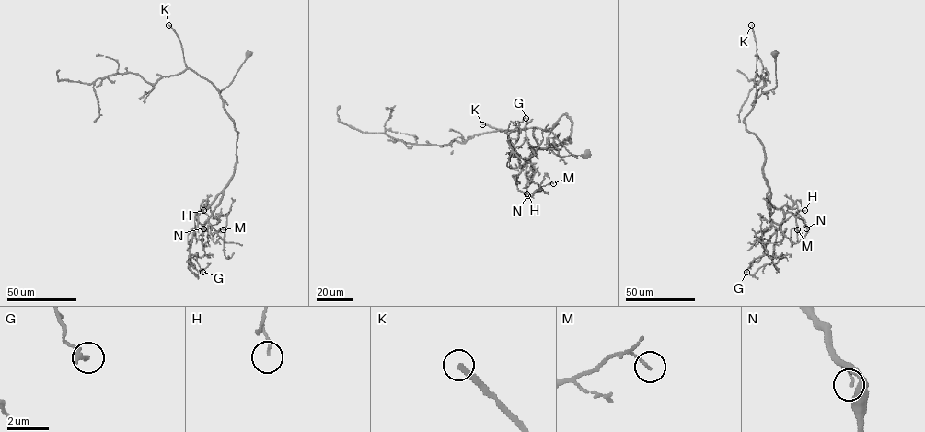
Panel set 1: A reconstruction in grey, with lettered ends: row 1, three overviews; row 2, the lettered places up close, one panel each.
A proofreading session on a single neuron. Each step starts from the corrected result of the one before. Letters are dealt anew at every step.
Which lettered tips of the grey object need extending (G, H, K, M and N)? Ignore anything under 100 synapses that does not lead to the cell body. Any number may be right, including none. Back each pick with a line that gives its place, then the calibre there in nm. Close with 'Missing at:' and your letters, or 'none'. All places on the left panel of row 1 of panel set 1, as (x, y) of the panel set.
K: (168, 25) | 220 nm
Missing at: K

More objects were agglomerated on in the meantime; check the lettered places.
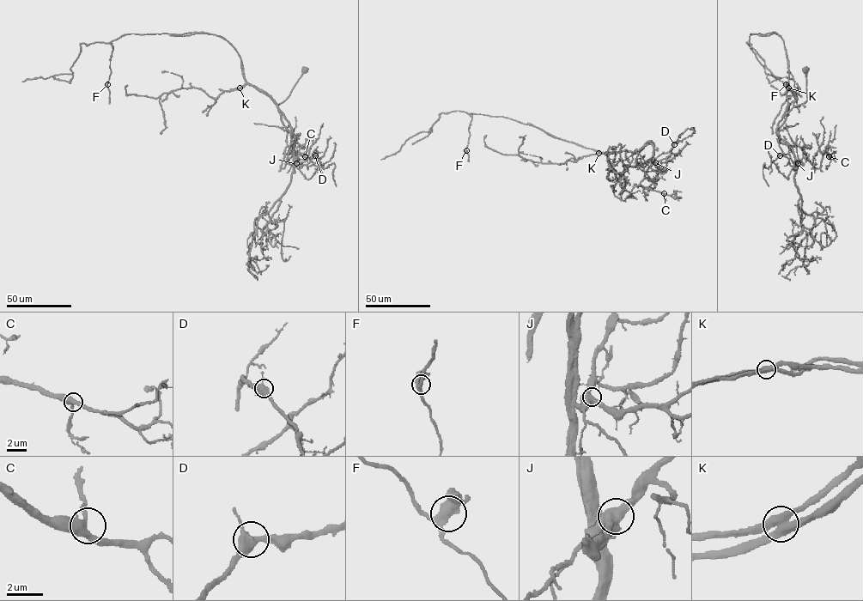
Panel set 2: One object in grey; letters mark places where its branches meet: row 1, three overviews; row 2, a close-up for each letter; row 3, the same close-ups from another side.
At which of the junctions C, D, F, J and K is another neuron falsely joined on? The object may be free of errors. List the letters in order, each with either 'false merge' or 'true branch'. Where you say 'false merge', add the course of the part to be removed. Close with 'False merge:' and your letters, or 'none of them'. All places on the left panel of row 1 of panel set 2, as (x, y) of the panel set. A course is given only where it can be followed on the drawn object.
C: true branch
D: true branch
F: true branch
J: true branch
K: false merge | (240, 88), (271, 97), (294, 135), (294, 164), (312, 154), (324, 168), (333, 163), (336, 186)
False merge: K

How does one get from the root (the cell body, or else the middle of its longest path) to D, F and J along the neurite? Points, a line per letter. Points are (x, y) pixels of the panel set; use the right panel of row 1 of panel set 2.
D: (805, 69), (807, 100), (787, 113), (777, 133), (778, 140), (793, 153), (797, 164), (788, 154), (780, 155)
F: (805, 69), (807, 100), (787, 113), (788, 68), (783, 41), (774, 32), (750, 33), (750, 46), (786, 84)
J: (805, 69), (807, 100), (787, 113), (777, 133), (778, 140), (791, 150), (798, 163)

